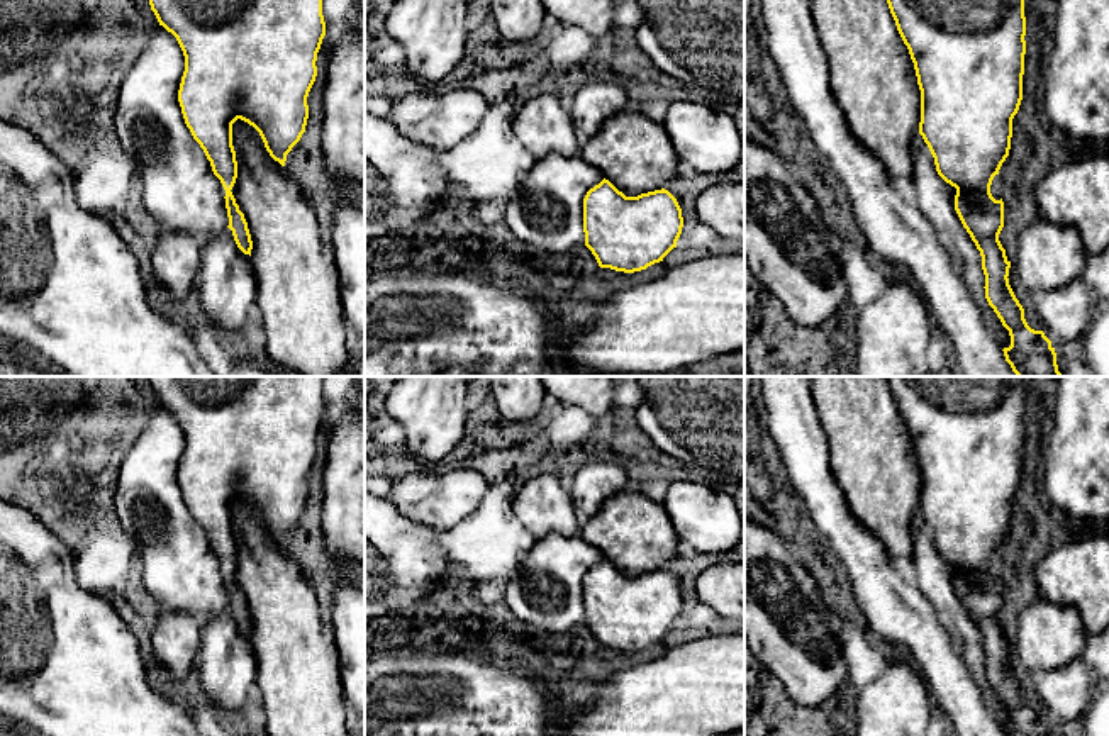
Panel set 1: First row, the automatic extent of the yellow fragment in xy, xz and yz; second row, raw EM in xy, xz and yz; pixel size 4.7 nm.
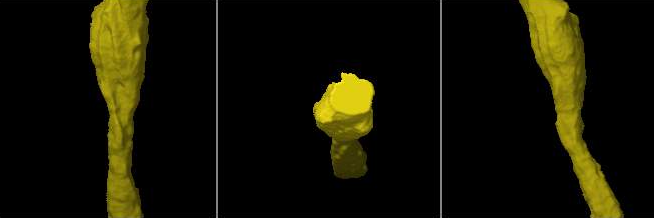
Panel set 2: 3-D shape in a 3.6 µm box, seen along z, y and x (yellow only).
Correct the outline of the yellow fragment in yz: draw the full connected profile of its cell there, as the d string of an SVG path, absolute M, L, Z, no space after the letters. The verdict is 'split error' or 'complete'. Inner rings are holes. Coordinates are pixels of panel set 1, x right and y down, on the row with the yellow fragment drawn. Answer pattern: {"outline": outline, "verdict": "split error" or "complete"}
{"outline": "M887 0L887 3L909 49L921 90L919 134L934 158L938 175L956 188L955 210L982 256L985 298L1011 336L1011 346L1002 349L1006 361L1017 376L1063 376L1058 371L1051 341L1043 331L1028 326L1024 309L1009 285L1011 261L999 241L1004 227L1004 202L995 200L990 193L992 180L1009 156L1012 119L1023 100L1024 0Z", "verdict": "complete"}

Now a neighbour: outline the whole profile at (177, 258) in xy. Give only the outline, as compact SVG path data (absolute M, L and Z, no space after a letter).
M159 229L158 246L151 253L154 280L176 300L183 298L198 278L200 248L195 237L181 231Z

